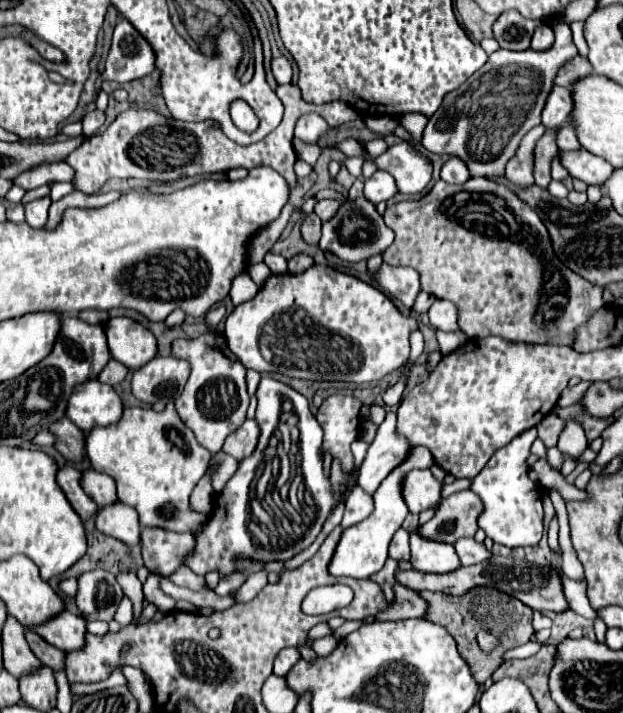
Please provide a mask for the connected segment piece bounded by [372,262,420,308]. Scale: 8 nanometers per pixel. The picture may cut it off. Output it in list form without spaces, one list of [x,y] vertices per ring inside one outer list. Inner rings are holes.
[[[382,262],[382,266],[376,272],[372,272],[372,276],[380,284],[380,288],[384,288],[388,294],[398,298],[404,306],[412,308],[414,298],[420,292],[420,280],[416,270],[408,266],[402,266],[402,268],[388,266],[386,262]]]

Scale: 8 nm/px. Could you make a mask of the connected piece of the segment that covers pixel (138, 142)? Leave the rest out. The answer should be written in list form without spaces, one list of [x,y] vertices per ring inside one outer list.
[[[284,84],[276,88],[278,98],[284,102],[284,120],[280,126],[270,132],[264,140],[240,146],[234,144],[220,128],[208,130],[206,122],[178,122],[174,118],[164,118],[154,110],[126,110],[118,114],[118,118],[102,132],[92,138],[86,138],[68,158],[66,162],[76,170],[74,188],[92,194],[104,186],[108,178],[150,178],[150,180],[178,180],[184,176],[196,174],[212,174],[212,172],[228,172],[232,168],[246,168],[252,170],[256,166],[270,166],[278,174],[282,174],[288,182],[288,188],[296,188],[296,174],[294,164],[298,154],[294,150],[294,124],[302,114],[308,112],[322,112],[322,118],[334,128],[346,122],[358,120],[360,114],[348,104],[332,102],[322,106],[306,104],[300,96],[300,88],[294,84]]]

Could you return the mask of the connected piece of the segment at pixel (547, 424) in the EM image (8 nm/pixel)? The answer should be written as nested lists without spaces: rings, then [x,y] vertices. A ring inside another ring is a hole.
[[[548,414],[544,418],[544,422],[540,422],[540,426],[536,426],[536,428],[538,428],[538,438],[550,448],[550,446],[556,446],[560,430],[564,430],[564,420],[554,414]]]

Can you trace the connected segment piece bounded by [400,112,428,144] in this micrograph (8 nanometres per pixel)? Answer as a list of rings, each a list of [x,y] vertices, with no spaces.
[[[410,112],[410,114],[404,114],[400,118],[400,124],[408,130],[410,138],[414,144],[420,142],[420,134],[424,132],[424,126],[428,124],[428,118],[424,114],[418,114],[418,112]]]

